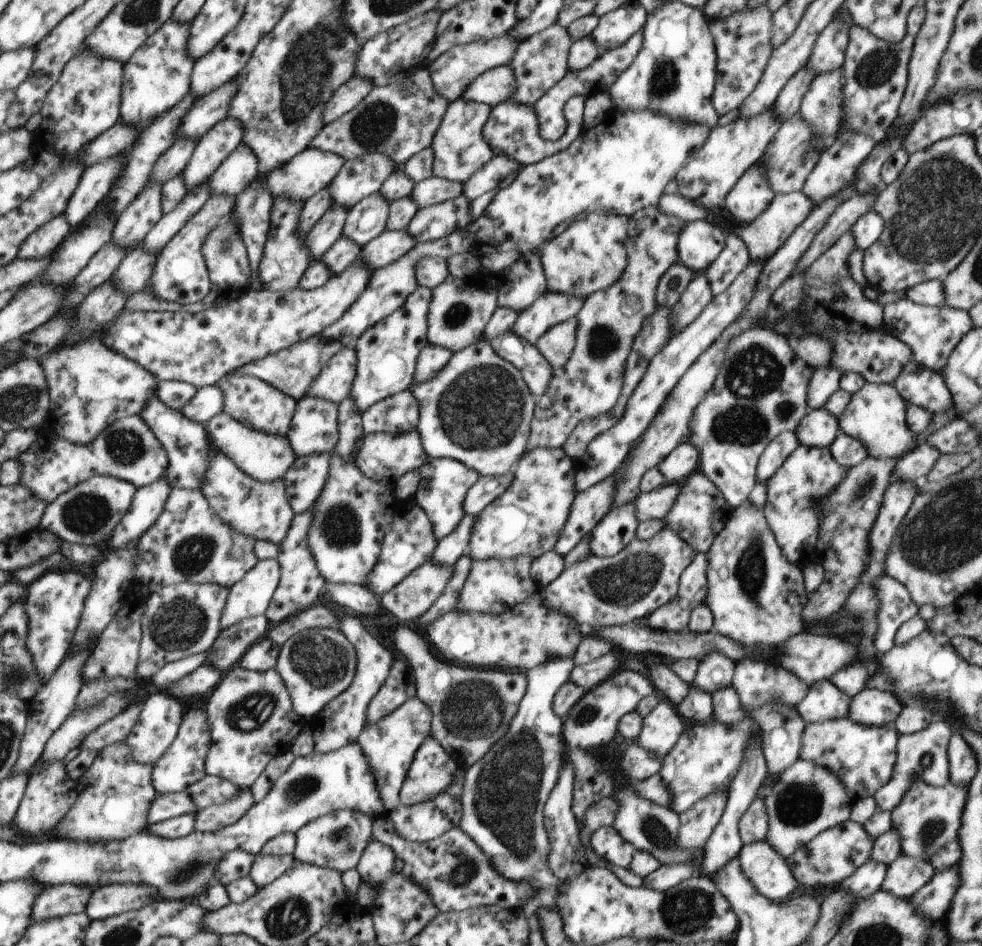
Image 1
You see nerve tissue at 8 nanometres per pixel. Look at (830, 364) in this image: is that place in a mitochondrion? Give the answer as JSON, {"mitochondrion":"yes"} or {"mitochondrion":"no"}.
{"mitochondrion":"no"}

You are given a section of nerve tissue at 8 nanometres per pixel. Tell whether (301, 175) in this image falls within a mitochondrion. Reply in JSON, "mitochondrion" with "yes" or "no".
{"mitochondrion":"no"}

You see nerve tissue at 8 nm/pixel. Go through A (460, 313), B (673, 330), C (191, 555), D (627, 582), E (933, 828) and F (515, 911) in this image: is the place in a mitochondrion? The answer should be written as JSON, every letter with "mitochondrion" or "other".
{"A":"mitochondrion","B":"other","C":"mitochondrion","D":"mitochondrion","E":"mitochondrion","F":"other"}

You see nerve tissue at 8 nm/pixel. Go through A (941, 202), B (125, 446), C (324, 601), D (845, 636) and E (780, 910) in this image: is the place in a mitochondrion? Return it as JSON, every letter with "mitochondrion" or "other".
{"A":"mitochondrion","B":"mitochondrion","C":"other","D":"other","E":"other"}

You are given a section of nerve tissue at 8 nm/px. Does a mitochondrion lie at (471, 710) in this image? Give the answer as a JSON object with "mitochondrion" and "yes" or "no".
{"mitochondrion":"yes"}

